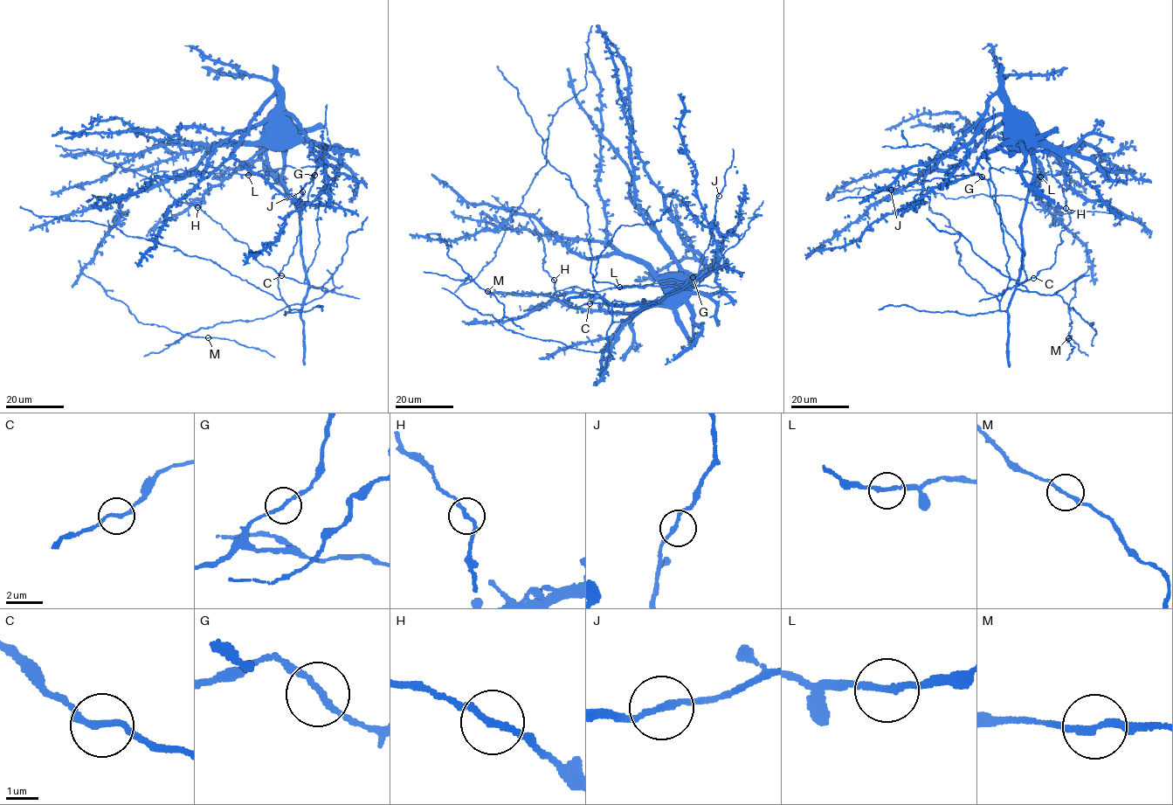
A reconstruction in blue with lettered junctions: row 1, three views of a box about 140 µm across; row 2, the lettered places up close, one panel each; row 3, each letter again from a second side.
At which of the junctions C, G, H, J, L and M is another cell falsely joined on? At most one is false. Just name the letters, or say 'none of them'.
none of them

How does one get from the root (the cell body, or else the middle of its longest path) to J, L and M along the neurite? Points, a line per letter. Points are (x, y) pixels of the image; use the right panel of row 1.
J: (1009, 125), (1030, 149), (1033, 179), (1006, 311), (994, 184), (976, 173), (891, 190)
L: (1009, 125), (1030, 149), (1033, 179), (1019, 281), (1000, 311), (1008, 255), (990, 168), (1040, 176)
M: (1009, 125), (1043, 168), (1033, 190), (1040, 205), (1085, 246), (1093, 264), (1075, 282), (1067, 338)

